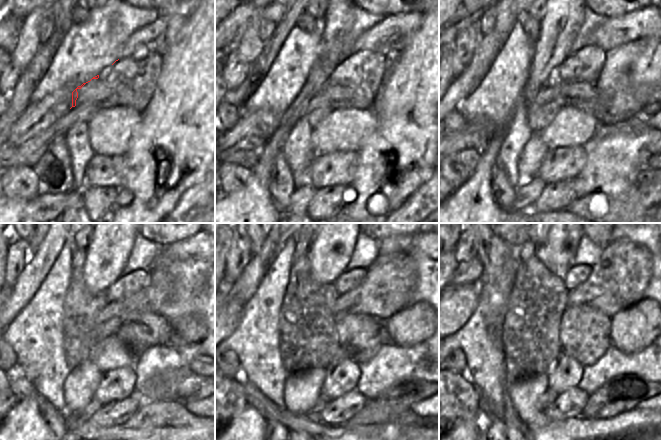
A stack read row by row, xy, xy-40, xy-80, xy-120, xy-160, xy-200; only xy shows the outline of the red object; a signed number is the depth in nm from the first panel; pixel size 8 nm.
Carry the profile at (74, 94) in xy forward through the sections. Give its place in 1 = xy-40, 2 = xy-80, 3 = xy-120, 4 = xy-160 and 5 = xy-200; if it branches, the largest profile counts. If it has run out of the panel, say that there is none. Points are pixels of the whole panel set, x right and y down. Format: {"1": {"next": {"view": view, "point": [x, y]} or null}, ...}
{"1": {"next": {"view": "xy-40", "point": [337, 22]}}, "2": {"next": {"view": "xy-80", "point": [559, 26]}}, "3": {"next": {"view": "xy-120", "point": [111, 244]}}, "4": {"next": {"view": "xy-160", "point": [330, 254]}}, "5": {"next": {"view": "xy-200", "point": [556, 243]}}}

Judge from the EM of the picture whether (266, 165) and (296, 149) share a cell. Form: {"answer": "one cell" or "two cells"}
{"answer": "two cells"}

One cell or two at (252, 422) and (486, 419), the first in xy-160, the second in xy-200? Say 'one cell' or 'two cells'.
two cells

